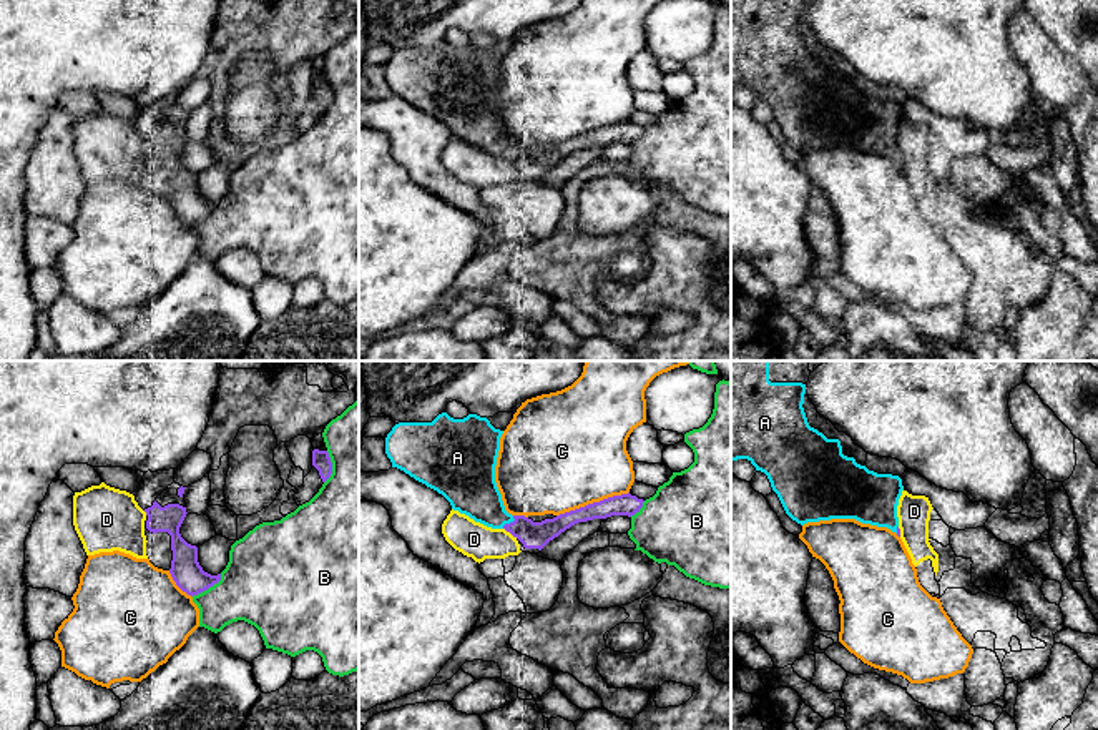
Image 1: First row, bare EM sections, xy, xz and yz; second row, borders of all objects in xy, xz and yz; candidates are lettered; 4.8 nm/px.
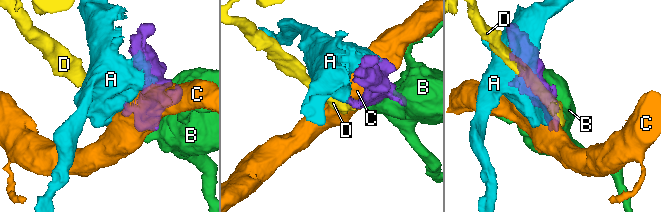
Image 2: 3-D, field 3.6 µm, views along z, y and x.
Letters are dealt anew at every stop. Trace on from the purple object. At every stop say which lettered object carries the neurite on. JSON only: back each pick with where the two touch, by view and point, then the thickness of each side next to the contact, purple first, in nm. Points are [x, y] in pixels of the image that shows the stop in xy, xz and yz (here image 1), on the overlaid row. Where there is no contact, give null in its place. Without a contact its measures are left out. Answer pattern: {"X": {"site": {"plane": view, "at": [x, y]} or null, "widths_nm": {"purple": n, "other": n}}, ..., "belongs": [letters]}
{"A": {"site": {"plane": "xz", "at": [510, 522]}, "widths_nm": {"purple": 130, "other": 240}}, "belongs": ["A"]}

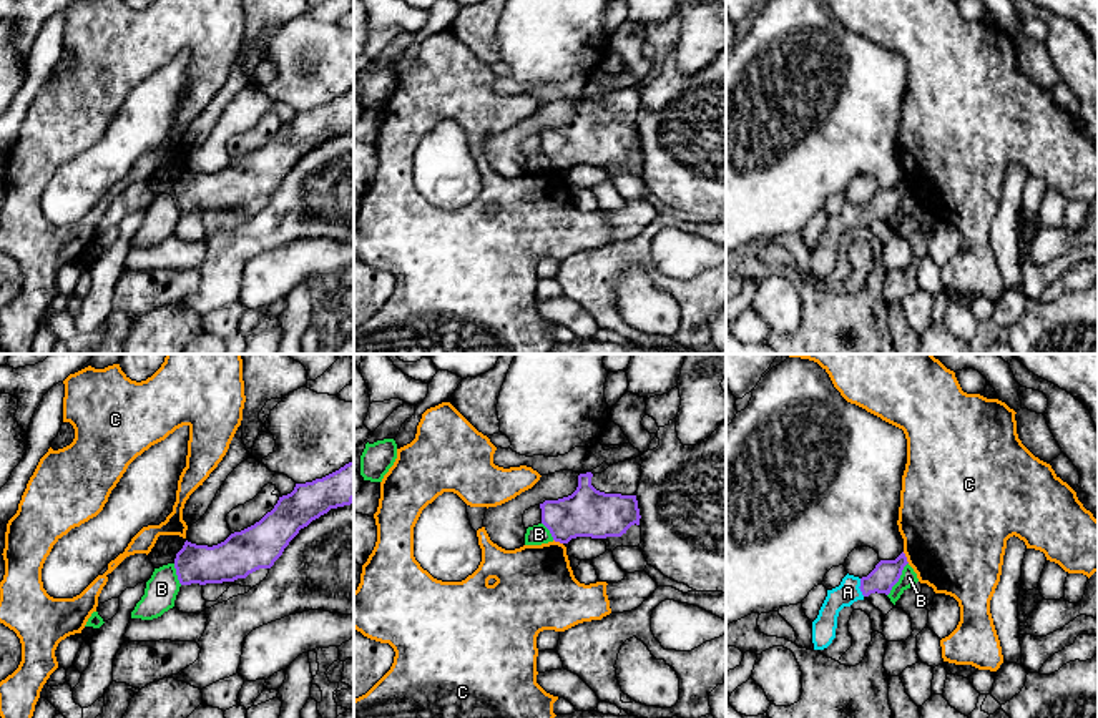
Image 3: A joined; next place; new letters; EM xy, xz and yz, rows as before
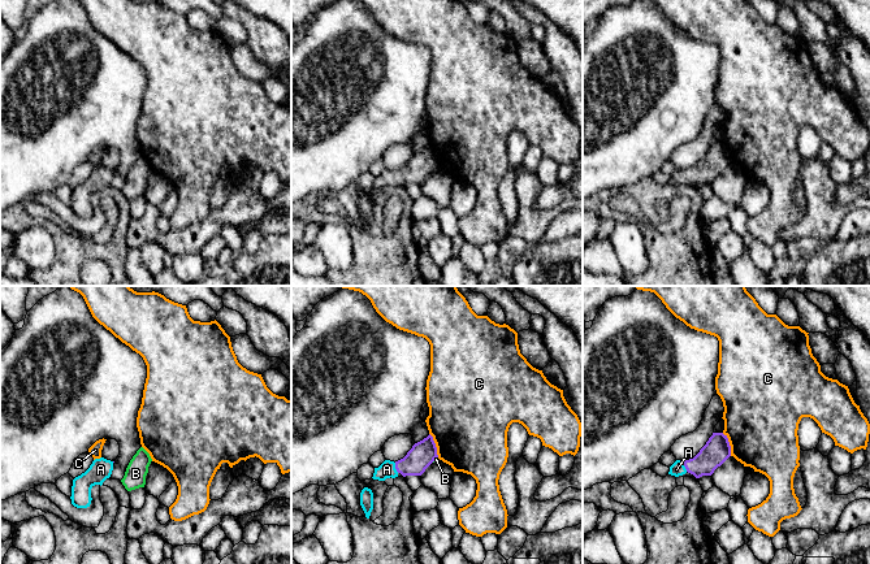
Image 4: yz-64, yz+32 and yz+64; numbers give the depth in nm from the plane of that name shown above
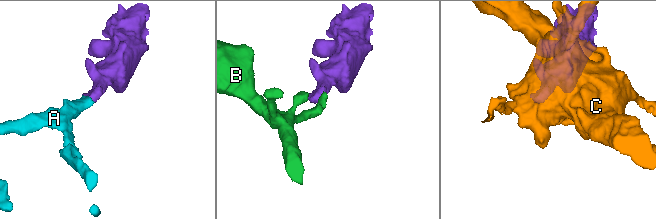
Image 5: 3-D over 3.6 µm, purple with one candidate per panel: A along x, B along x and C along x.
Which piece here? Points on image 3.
{"A": {"site": {"plane": "yz", "at": [859, 587]}, "widths_nm": {"purple": 130, "other": 110}}, "belongs": ["A"]}

